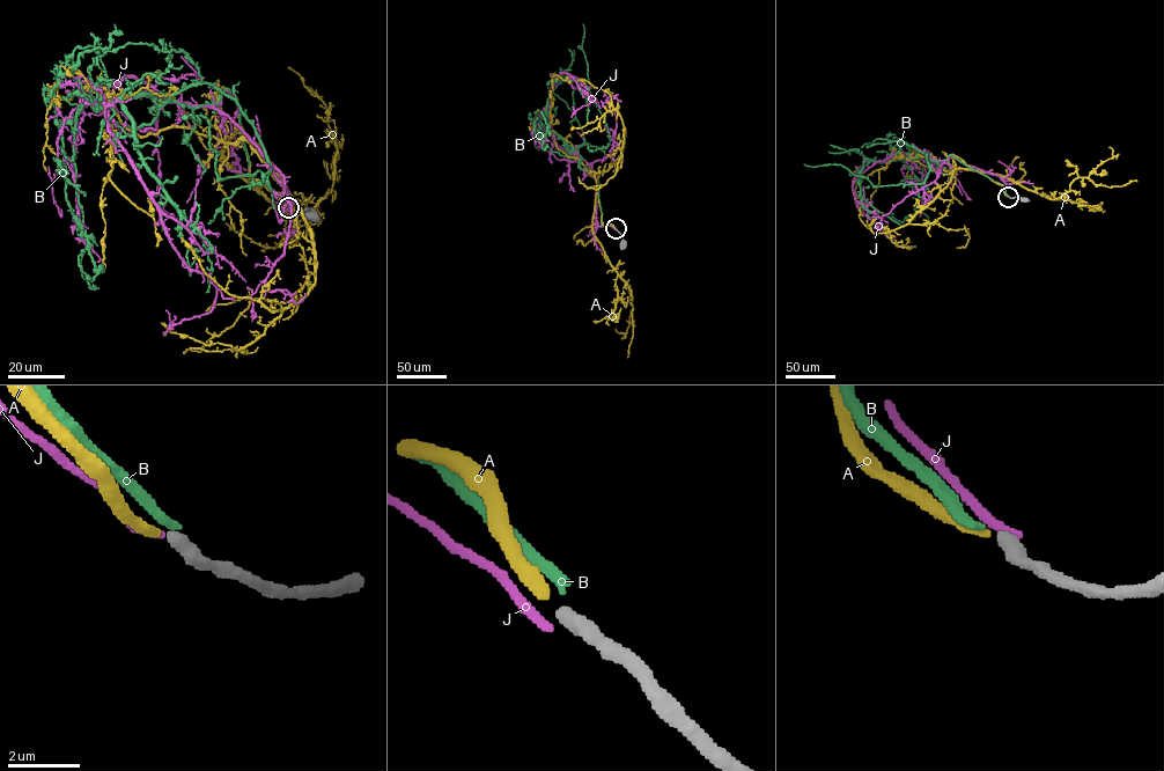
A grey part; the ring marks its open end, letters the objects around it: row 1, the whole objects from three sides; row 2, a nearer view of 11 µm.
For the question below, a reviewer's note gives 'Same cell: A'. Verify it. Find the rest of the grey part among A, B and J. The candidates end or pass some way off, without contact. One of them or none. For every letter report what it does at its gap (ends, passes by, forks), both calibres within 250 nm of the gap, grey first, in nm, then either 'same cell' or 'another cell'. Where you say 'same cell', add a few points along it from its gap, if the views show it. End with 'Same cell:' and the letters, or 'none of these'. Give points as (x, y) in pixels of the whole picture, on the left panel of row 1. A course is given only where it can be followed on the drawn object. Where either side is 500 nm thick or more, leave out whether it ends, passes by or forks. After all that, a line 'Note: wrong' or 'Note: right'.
A: it ends | 420/320 nm | same cell | via (287, 207), (221, 88), (225, 160), (265, 198), (310, 210), (323, 163)
B: it ends | 420/280 nm | another cell
J: it ends | 420/280 nm | another cell
Same cell: A
Note: right

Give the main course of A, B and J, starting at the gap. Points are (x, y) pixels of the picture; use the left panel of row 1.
A: (287, 207), (221, 88), (225, 160), (265, 198), (310, 210), (323, 163)
B: (288, 206), (249, 174), (231, 92), (198, 107), (170, 96), (219, 88), (270, 171), (220, 177), (196, 115)
J: (287, 207), (241, 171), (228, 90), (192, 105), (133, 76), (97, 87), (168, 239), (216, 288), (164, 332)

